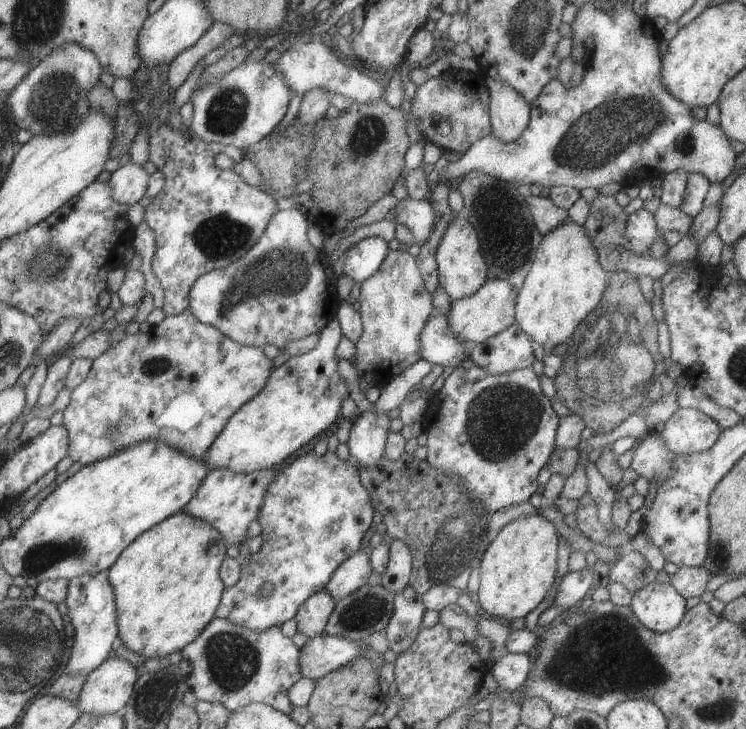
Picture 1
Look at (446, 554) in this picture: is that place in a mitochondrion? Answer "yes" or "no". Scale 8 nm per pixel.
yes

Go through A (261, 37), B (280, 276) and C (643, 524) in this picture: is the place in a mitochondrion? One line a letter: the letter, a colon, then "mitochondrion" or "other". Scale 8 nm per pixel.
A: other
B: mitochondrion
C: other

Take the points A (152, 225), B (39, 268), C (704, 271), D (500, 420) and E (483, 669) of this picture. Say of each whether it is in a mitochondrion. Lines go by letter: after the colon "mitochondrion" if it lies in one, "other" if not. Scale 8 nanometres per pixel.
A: other
B: mitochondrion
C: other
D: mitochondrion
E: other

